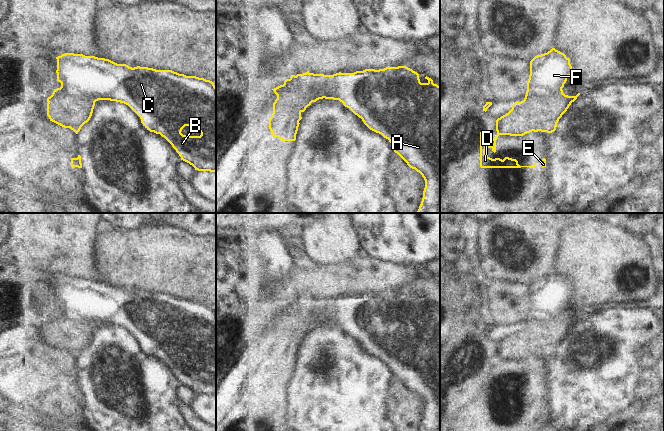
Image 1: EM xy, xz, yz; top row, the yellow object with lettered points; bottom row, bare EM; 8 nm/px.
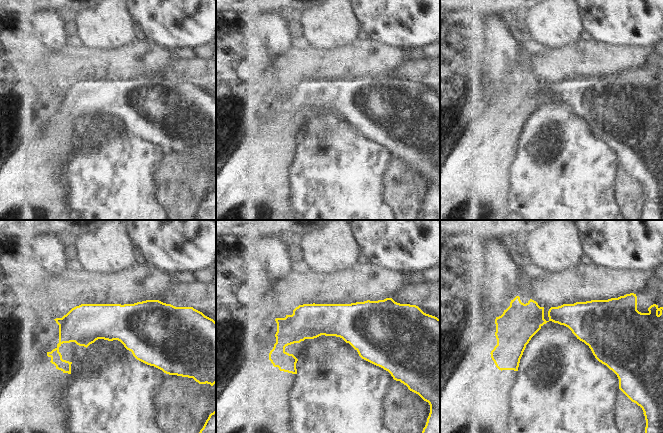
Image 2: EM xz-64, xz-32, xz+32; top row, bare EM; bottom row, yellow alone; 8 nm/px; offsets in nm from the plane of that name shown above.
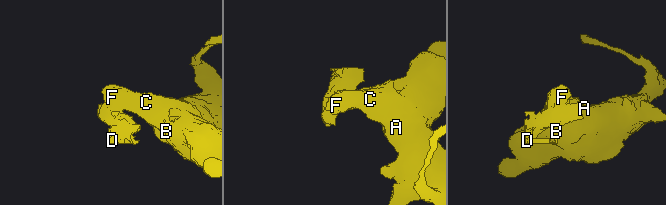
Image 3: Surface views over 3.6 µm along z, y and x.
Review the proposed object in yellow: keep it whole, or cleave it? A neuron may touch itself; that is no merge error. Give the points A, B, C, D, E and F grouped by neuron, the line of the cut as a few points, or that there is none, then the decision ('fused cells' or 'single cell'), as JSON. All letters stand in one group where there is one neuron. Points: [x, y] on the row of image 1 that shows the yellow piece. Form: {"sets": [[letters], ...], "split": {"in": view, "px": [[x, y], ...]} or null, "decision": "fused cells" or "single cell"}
{"sets": [["A", "B", "C", "F"], ["D", "E"]], "split": {"in": "yz", "px": [[561, 88], [549, 90], [546, 95], [532, 96], [524, 99]]}, "decision": "fused cells"}

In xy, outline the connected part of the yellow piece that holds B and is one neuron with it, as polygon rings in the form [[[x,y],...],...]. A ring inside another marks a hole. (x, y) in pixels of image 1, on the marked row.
[[[65,53],[56,57],[57,81],[68,90],[71,96],[89,97],[92,101],[110,100],[128,105],[141,119],[150,132],[160,134],[176,150],[181,160],[198,171],[216,172],[216,86],[210,80],[196,76],[186,76],[172,70],[156,70],[148,67],[129,67],[109,59],[83,54]],[[185,126],[198,129],[200,136],[187,136],[181,133]]]

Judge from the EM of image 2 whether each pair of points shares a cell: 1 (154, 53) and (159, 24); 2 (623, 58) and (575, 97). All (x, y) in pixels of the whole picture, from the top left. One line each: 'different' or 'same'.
1: different
2: different

